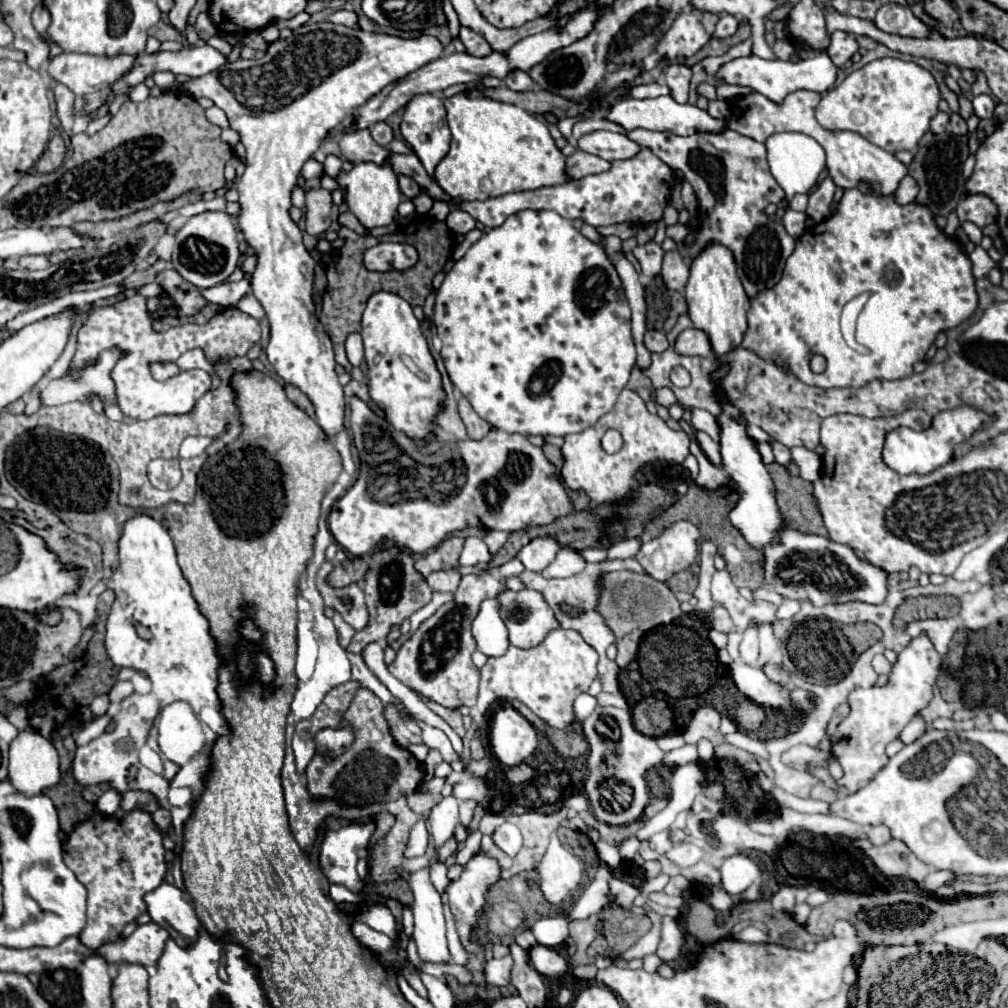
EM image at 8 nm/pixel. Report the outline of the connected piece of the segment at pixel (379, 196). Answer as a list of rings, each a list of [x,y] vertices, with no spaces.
[[[373,162],[355,164],[353,170],[345,176],[341,174],[337,182],[339,184],[345,182],[345,188],[349,192],[349,212],[353,212],[365,228],[389,226],[395,220],[395,212],[401,202],[401,190],[395,172],[389,166],[377,166]]]

